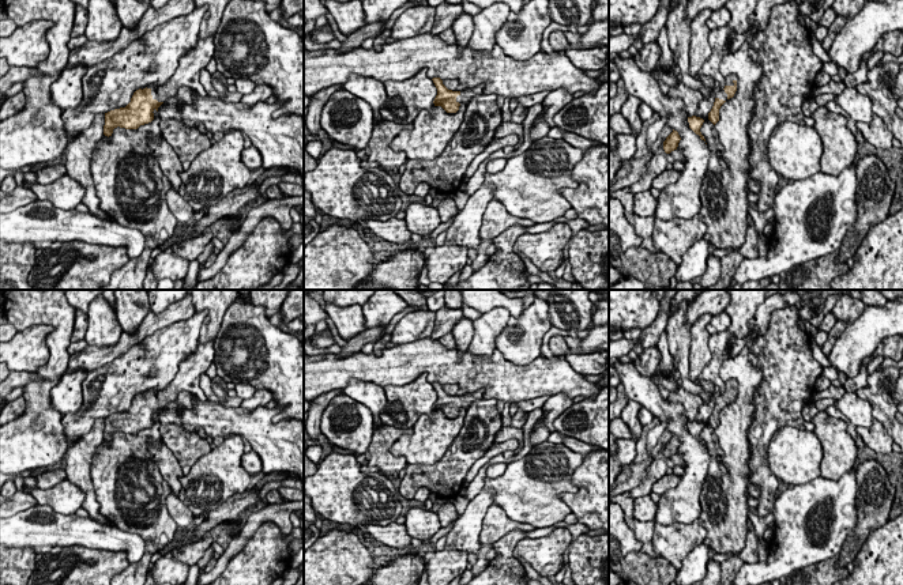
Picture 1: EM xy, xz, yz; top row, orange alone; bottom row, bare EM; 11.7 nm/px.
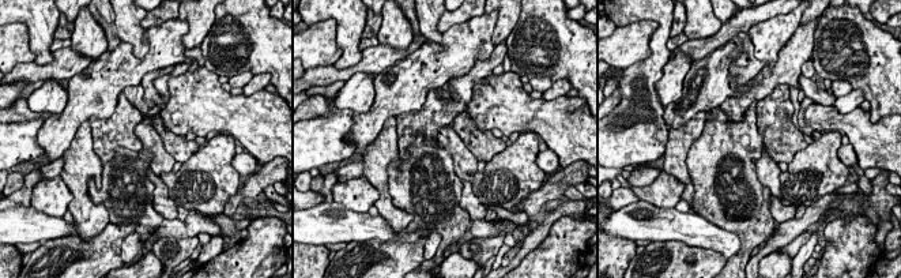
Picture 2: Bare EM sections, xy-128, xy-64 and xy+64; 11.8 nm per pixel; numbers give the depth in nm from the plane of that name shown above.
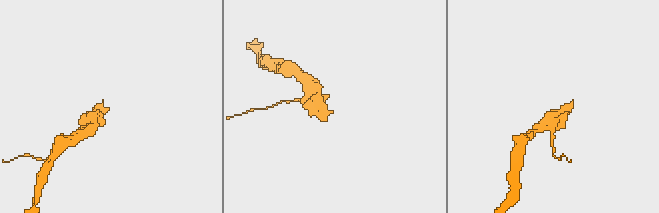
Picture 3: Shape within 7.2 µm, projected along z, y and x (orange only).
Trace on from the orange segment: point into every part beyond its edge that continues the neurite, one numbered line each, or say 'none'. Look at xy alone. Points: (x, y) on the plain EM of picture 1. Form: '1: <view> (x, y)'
1: xy (188, 377)

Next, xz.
1: xz (466, 399)

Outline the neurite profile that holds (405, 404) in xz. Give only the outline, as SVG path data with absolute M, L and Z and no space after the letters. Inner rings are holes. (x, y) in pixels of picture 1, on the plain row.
M426 373L402 386L385 385L384 392L387 405L380 419L387 426L413 429L421 415L432 418L434 412L437 393Z

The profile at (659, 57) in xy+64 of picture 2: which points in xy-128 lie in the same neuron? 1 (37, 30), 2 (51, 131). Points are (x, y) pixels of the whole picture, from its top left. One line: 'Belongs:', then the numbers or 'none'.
Belongs: 1

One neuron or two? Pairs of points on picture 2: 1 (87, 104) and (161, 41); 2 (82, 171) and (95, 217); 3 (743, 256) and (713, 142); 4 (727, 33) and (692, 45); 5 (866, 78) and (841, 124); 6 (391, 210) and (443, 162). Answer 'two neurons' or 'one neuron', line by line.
1: one neuron
2: one neuron
3: one neuron
4: one neuron
5: two neurons
6: two neurons

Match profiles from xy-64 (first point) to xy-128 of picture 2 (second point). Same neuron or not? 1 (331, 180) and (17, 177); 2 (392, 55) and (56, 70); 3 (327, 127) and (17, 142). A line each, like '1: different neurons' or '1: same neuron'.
1: different neurons
2: same neuron
3: same neuron

